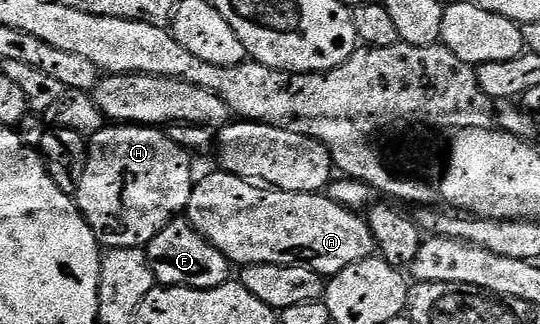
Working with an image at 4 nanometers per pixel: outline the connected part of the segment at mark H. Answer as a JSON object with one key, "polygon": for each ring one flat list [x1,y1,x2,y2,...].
{"polygon":[[109,124,87,142,83,180,75,184,75,201,82,216,93,229,98,243,105,248,148,247,151,239,188,207,195,185,191,155,169,139,164,129,136,124]]}

